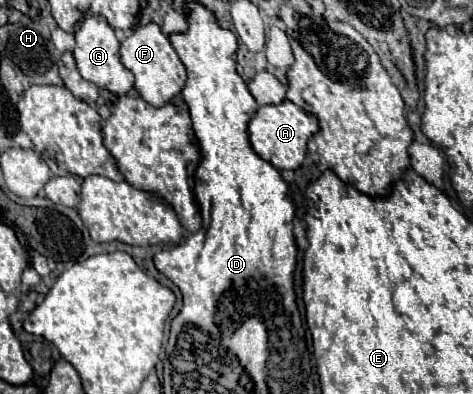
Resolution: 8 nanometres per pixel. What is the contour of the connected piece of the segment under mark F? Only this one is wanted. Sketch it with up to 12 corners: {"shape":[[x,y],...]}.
{"shape":[[155,23],[121,43],[121,63],[153,107],[169,103],[187,73]]}

